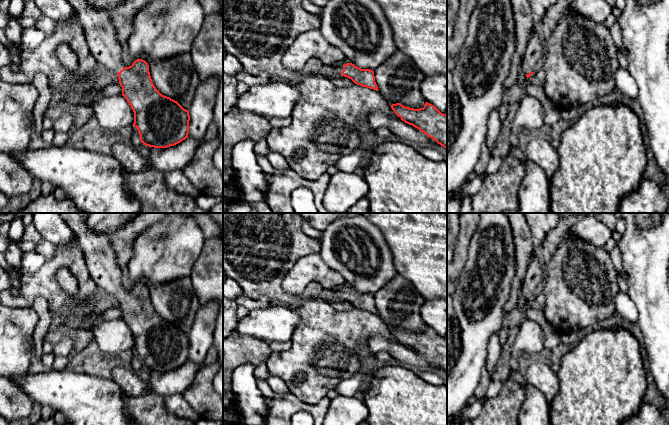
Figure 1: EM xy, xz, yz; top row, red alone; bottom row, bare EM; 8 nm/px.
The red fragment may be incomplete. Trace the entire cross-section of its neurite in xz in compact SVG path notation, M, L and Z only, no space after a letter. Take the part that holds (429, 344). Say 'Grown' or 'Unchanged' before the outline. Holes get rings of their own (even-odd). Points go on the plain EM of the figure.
Unchanged. M428 326L420 333L405 331L401 327L390 330L402 345L419 353L447 373L447 338L441 337Z

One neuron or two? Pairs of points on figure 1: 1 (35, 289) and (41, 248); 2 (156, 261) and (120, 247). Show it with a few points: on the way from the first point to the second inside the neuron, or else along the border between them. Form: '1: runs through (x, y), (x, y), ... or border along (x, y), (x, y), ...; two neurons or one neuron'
1: border along (54, 256), (47, 259); two neurons
2: border along (144, 231), (134, 241), (132, 256), (126, 264); two neurons

